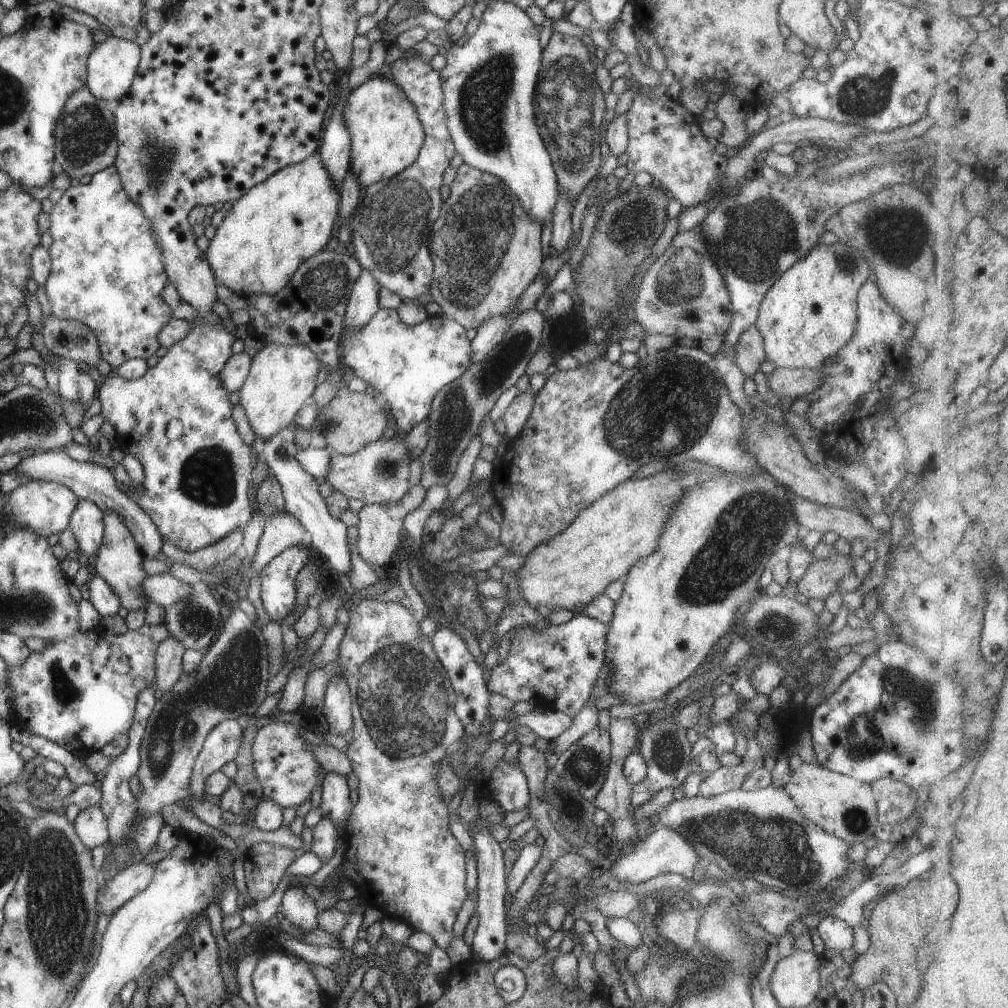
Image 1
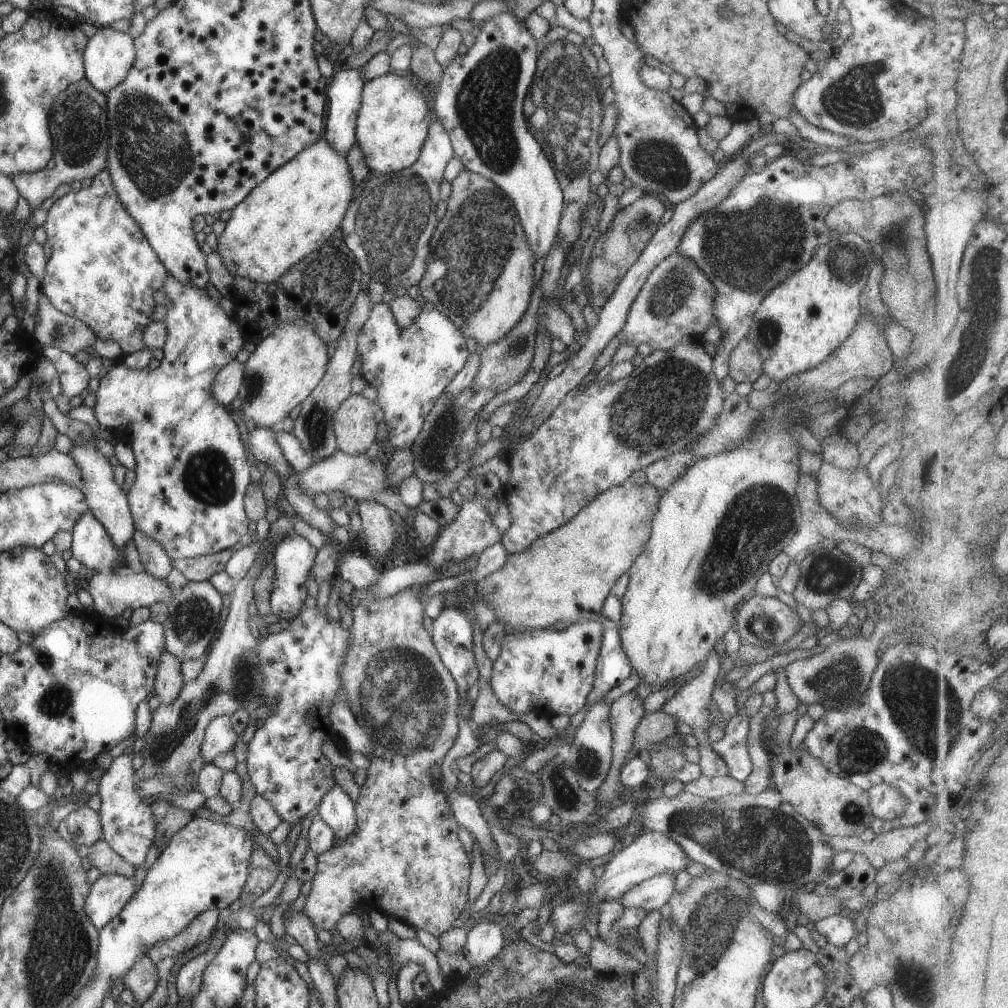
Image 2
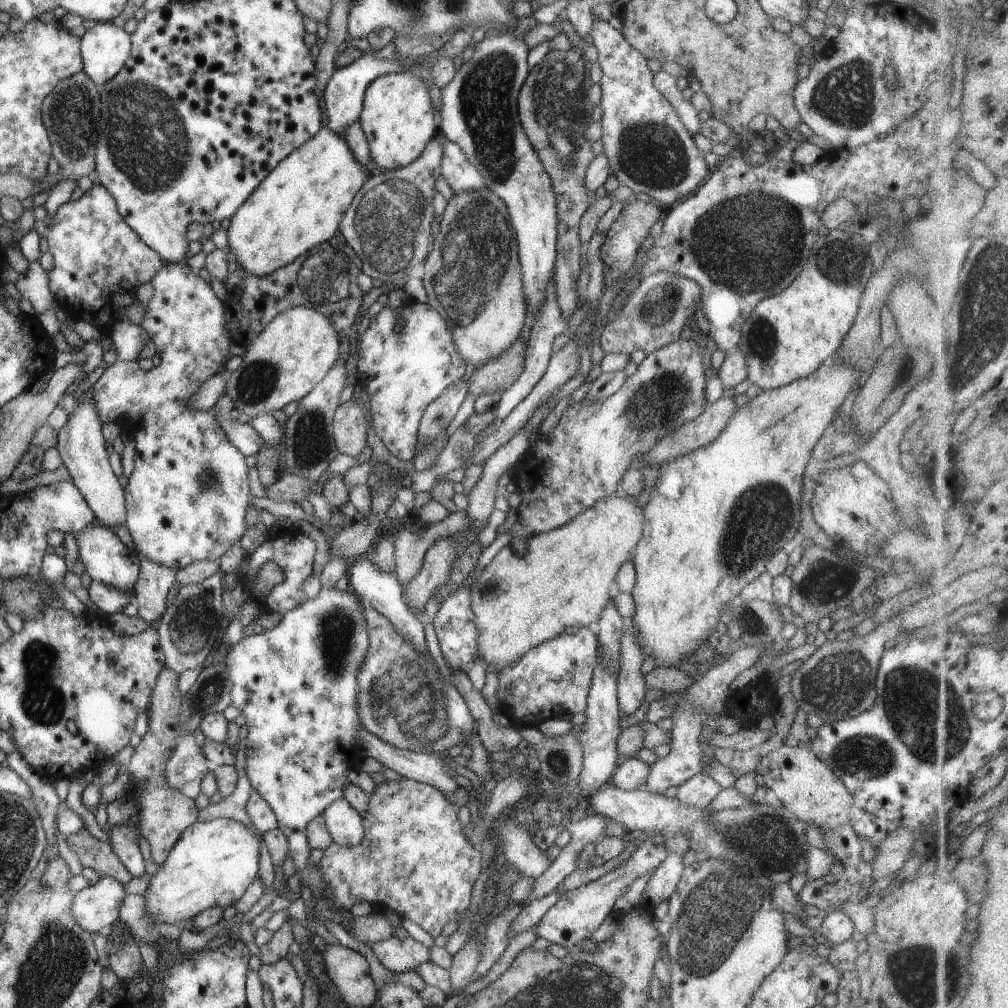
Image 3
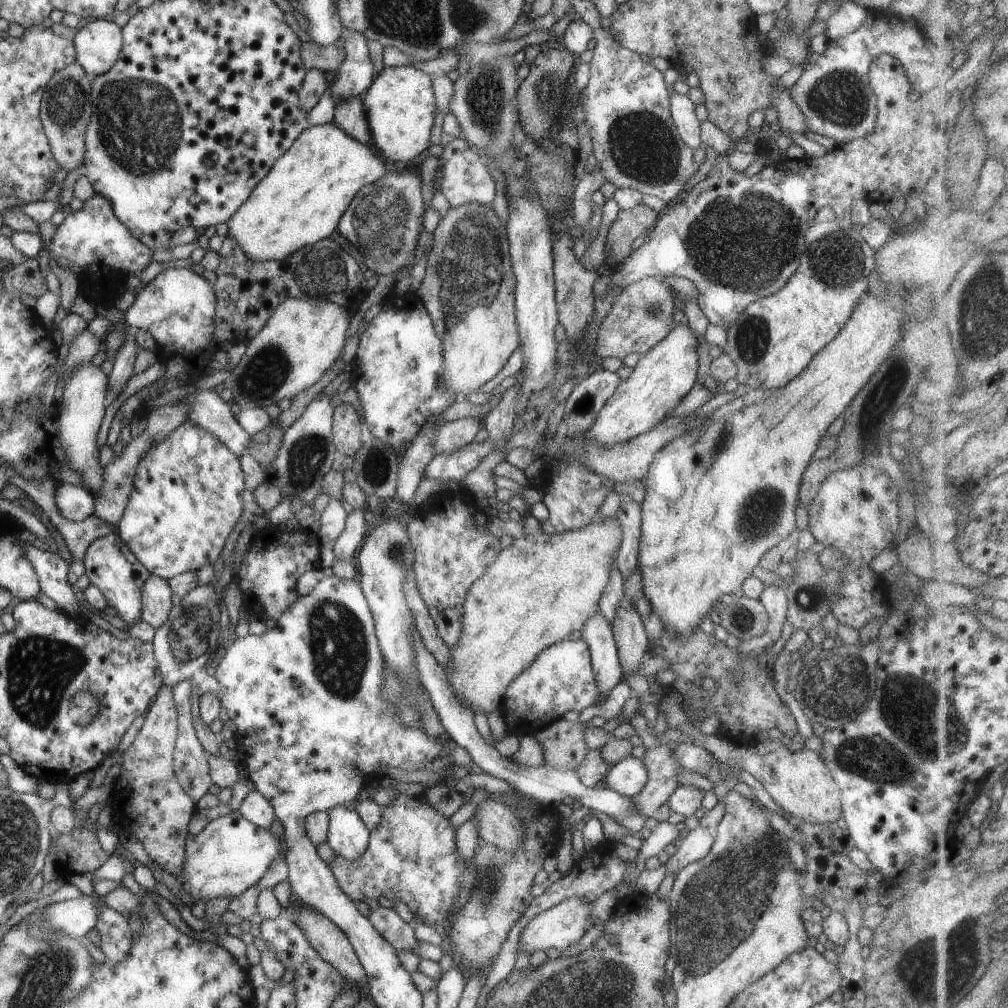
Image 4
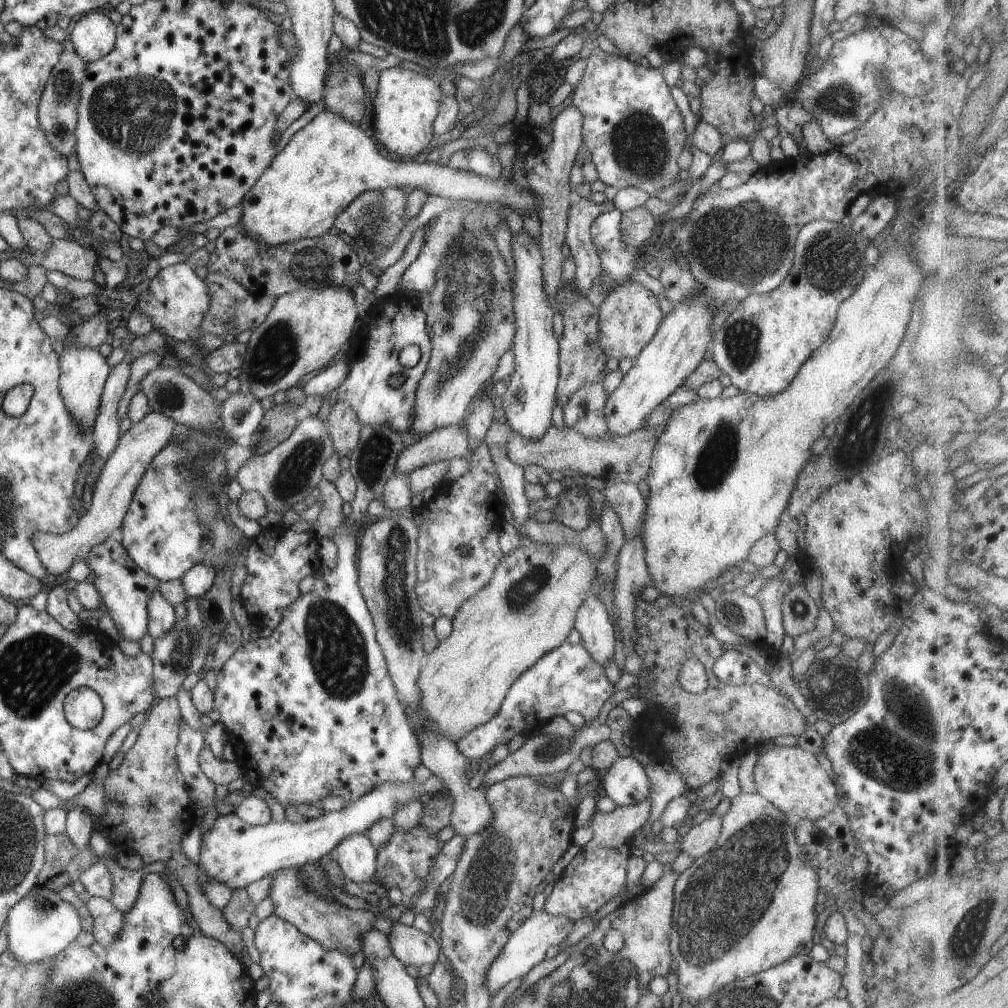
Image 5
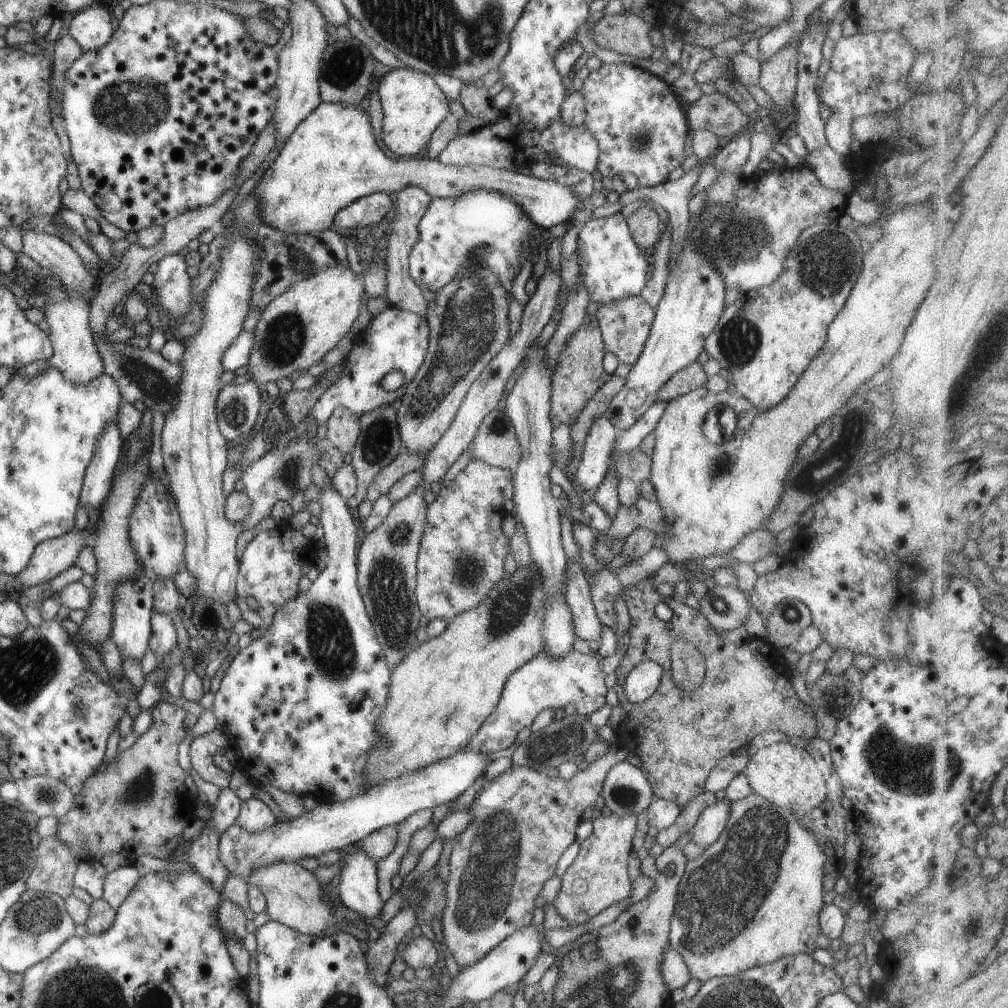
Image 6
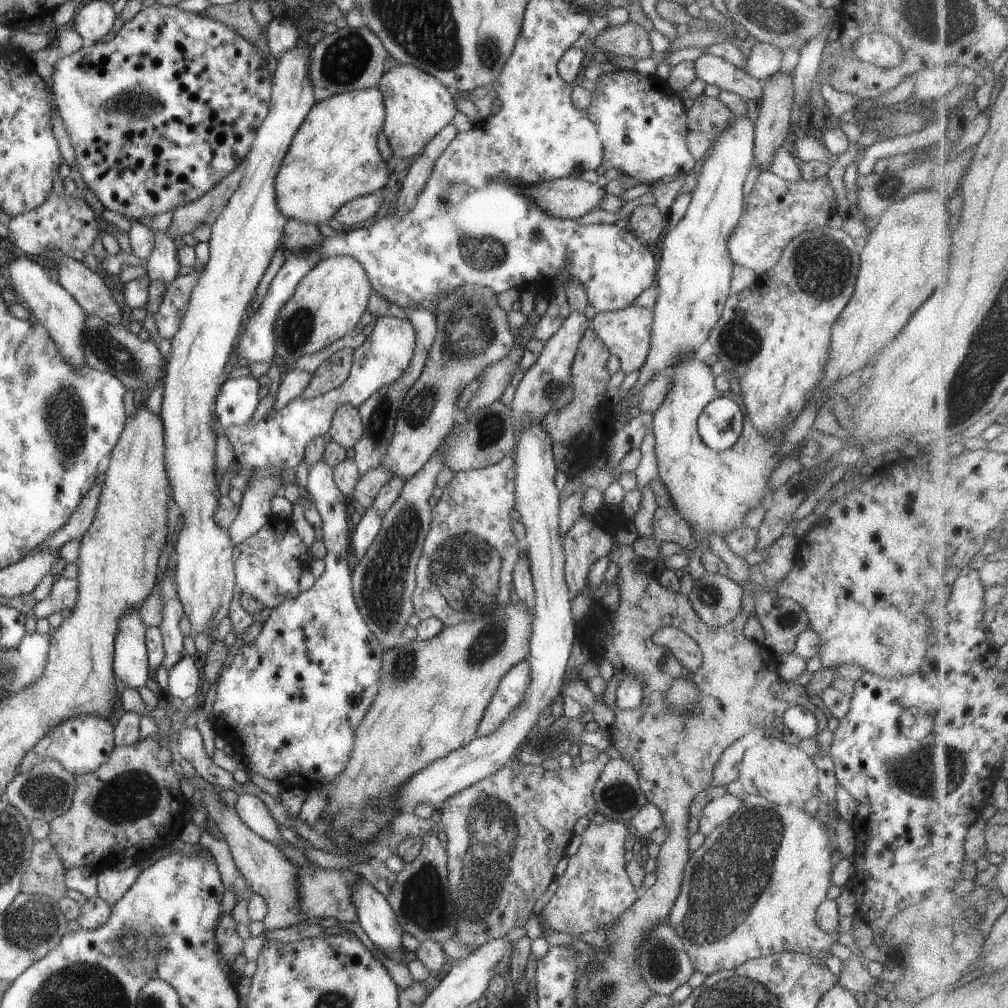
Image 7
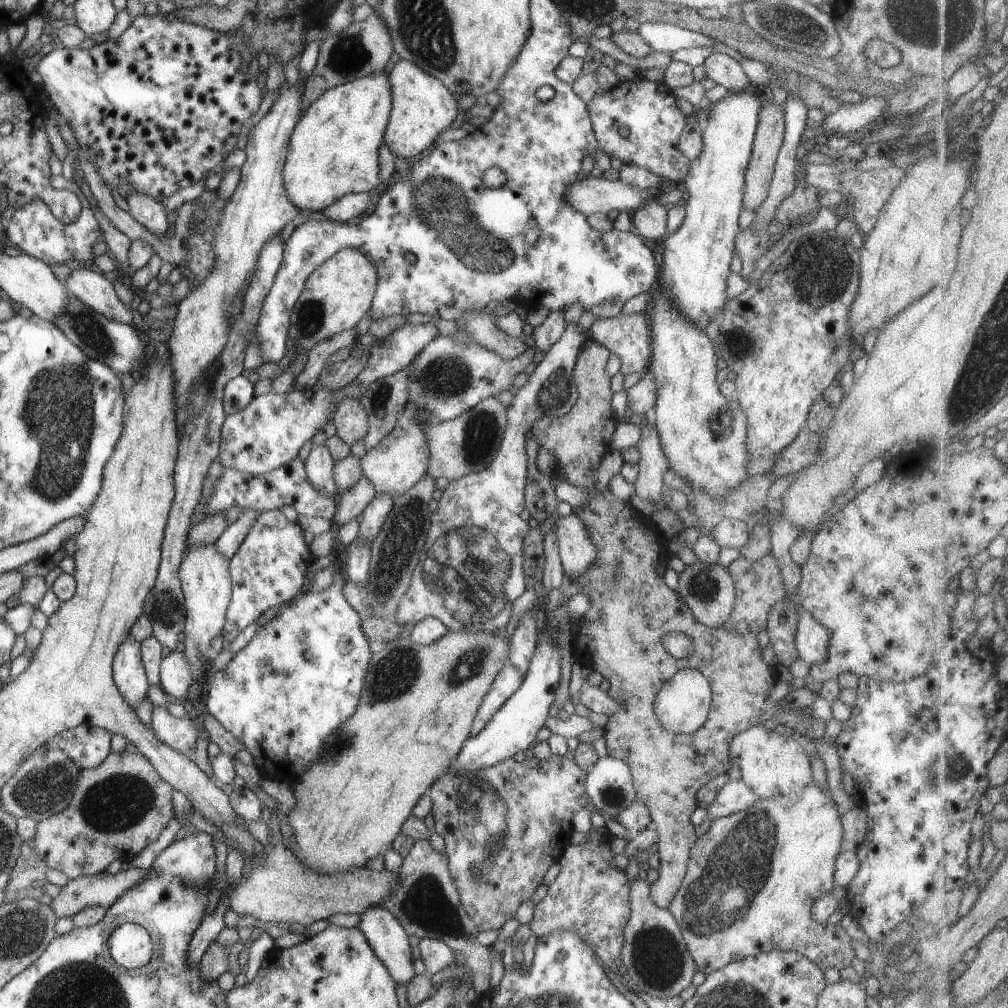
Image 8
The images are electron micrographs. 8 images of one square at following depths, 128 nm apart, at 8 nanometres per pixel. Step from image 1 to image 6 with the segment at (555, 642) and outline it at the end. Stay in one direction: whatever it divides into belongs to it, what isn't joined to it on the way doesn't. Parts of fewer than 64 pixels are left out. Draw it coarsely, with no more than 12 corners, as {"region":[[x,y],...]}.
{"region":[[540,652],[459,752],[503,750],[541,710],[605,704],[601,659]]}

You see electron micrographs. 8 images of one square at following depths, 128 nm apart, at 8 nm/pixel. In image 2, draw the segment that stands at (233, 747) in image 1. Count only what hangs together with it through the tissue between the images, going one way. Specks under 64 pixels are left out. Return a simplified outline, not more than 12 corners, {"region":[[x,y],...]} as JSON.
{"region":[[229,716],[209,720],[199,753],[204,764],[232,749]]}

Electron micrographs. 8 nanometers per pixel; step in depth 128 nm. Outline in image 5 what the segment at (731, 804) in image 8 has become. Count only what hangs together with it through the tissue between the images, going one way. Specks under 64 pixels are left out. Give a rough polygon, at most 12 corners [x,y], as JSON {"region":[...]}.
{"region":[[710,814],[679,839],[680,852],[697,858],[716,850],[721,816]]}

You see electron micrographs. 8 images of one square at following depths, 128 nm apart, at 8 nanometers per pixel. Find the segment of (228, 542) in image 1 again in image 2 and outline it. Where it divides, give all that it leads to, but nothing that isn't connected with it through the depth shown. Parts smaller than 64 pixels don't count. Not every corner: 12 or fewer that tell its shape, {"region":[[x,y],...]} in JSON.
{"region":[[240,542],[211,555],[171,561],[188,582],[224,571]]}

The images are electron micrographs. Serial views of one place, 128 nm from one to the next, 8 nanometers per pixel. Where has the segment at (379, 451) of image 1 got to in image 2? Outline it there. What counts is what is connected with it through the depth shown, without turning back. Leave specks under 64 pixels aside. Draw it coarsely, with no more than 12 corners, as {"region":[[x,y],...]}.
{"region":[[342,451],[295,472],[305,495],[338,491],[407,516],[385,464]]}

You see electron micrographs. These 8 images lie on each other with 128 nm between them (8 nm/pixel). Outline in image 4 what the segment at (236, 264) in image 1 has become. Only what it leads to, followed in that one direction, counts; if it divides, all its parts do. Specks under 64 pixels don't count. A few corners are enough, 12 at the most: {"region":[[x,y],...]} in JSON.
{"region":[[309,126],[226,221],[253,263],[330,236],[389,172]]}

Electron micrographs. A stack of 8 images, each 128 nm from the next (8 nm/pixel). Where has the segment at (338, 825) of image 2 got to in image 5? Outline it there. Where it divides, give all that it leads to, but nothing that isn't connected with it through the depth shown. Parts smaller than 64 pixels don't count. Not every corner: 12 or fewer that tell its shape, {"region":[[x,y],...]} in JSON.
{"region":[[351,834],[331,854],[346,882],[369,882],[375,848]]}

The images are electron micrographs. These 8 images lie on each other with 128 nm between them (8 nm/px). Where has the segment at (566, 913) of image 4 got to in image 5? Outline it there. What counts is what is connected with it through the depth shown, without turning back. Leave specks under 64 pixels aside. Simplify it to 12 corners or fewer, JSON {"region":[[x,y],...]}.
{"region":[[534,911],[485,972],[496,993],[559,944],[573,922]]}

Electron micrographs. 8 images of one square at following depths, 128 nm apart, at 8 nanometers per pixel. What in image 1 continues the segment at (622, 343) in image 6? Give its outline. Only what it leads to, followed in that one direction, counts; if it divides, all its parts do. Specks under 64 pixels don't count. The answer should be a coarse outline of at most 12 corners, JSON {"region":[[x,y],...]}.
{"region":[[698,226],[641,278],[632,322],[700,342],[731,321]]}

